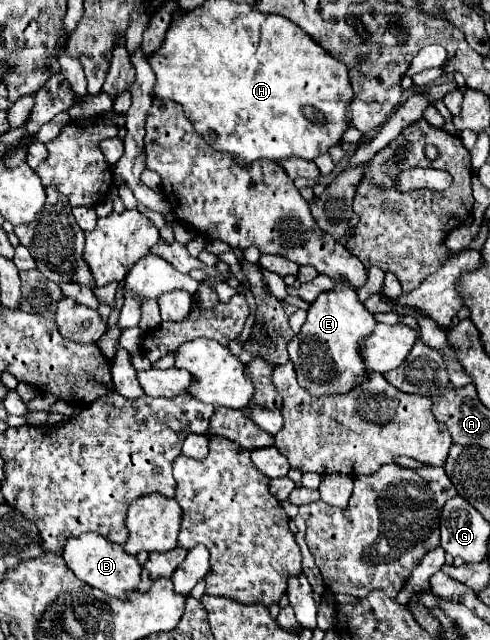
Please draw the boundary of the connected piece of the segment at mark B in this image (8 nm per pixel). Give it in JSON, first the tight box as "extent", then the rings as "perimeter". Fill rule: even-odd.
{"extent":[62,533,140,599],"perimeter":[[[84,533],[80,537],[72,537],[66,541],[64,551],[62,551],[62,559],[74,571],[74,575],[78,579],[82,579],[84,583],[88,583],[90,587],[96,587],[112,597],[124,599],[126,593],[136,589],[140,583],[140,563],[136,561],[134,555],[128,555],[122,549],[124,549],[122,545],[112,543],[112,541],[104,539],[102,535]]]}

